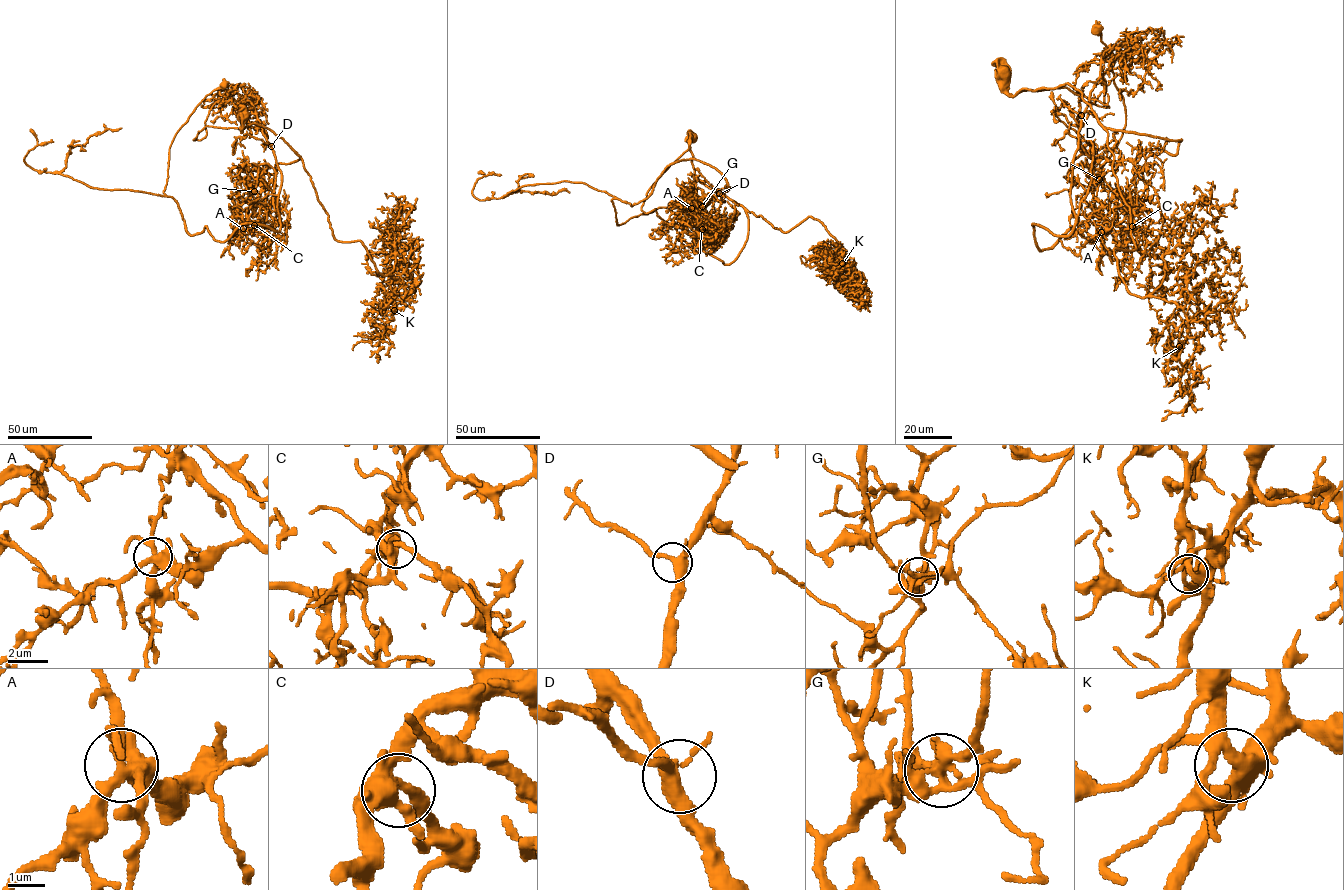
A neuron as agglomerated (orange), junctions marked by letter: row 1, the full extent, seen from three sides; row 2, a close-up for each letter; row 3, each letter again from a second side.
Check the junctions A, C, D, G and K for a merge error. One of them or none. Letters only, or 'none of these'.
G

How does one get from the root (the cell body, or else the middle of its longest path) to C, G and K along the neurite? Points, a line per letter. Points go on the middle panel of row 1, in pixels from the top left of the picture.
C: (690, 138), (695, 176), (748, 218), (744, 246), (728, 264), (696, 245), (702, 229)
G: (690, 138), (695, 176), (748, 218), (728, 264), (696, 245), (709, 230), (702, 206)
K: (690, 138), (694, 174), (701, 182), (784, 232), (808, 217), (818, 220), (853, 269), (847, 269), (842, 263)

